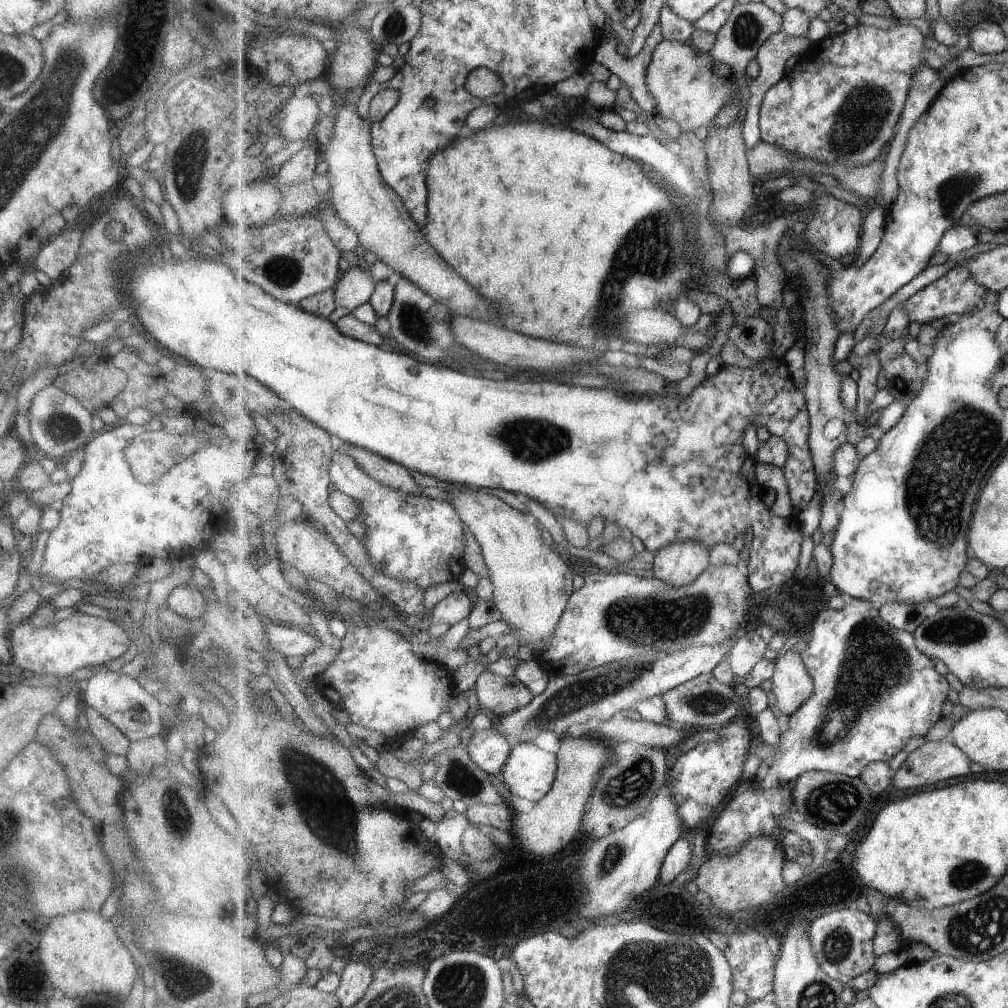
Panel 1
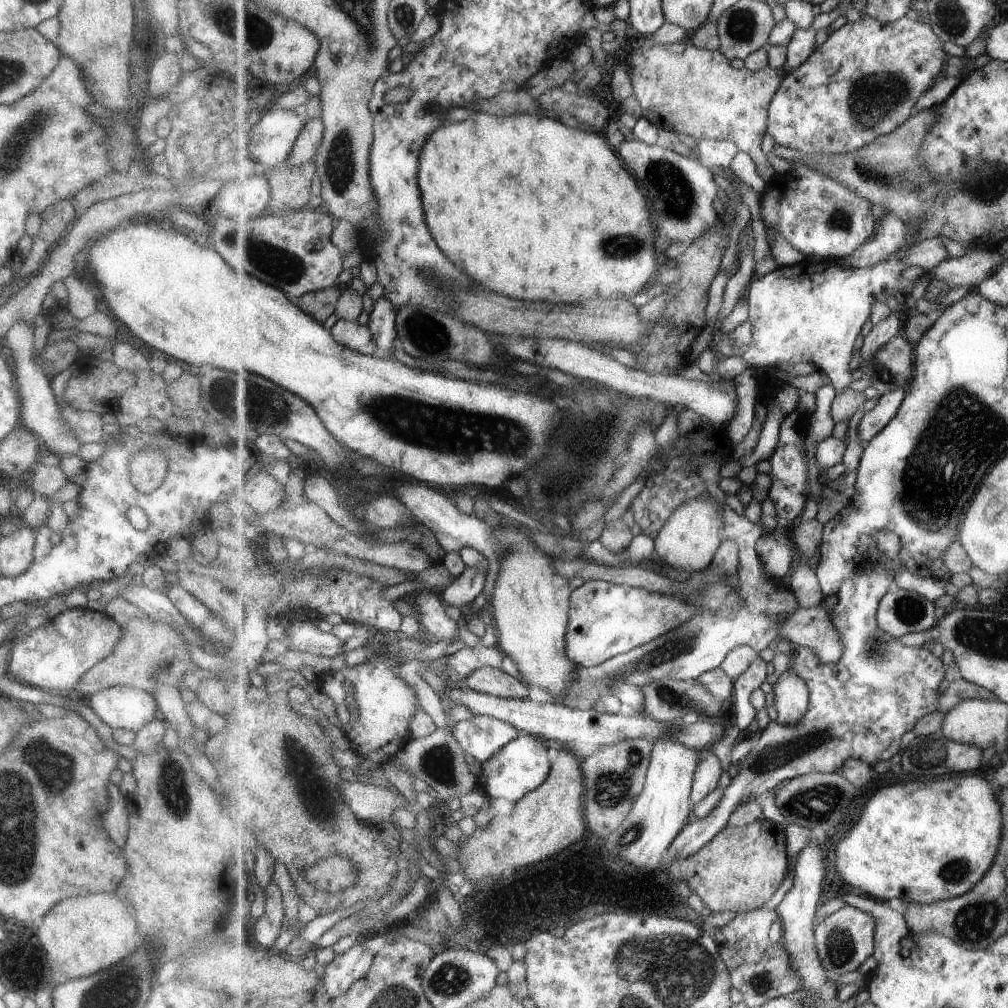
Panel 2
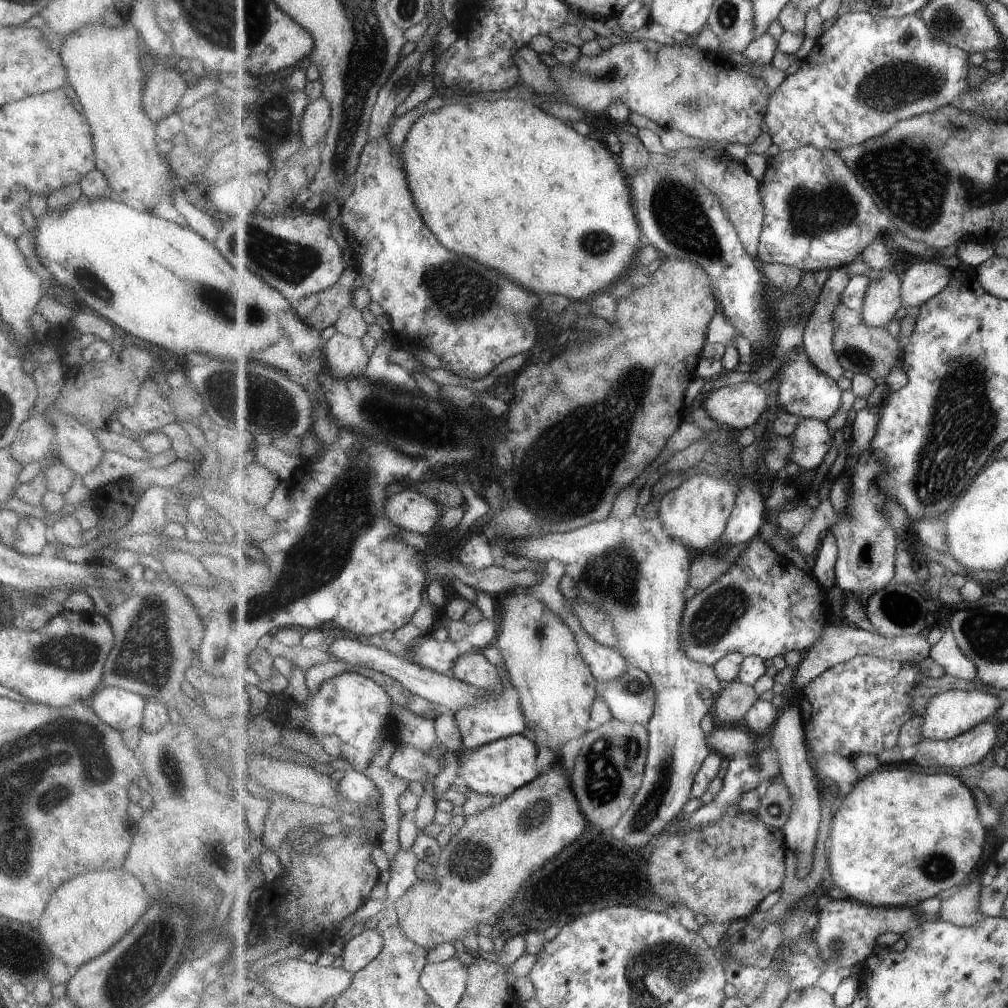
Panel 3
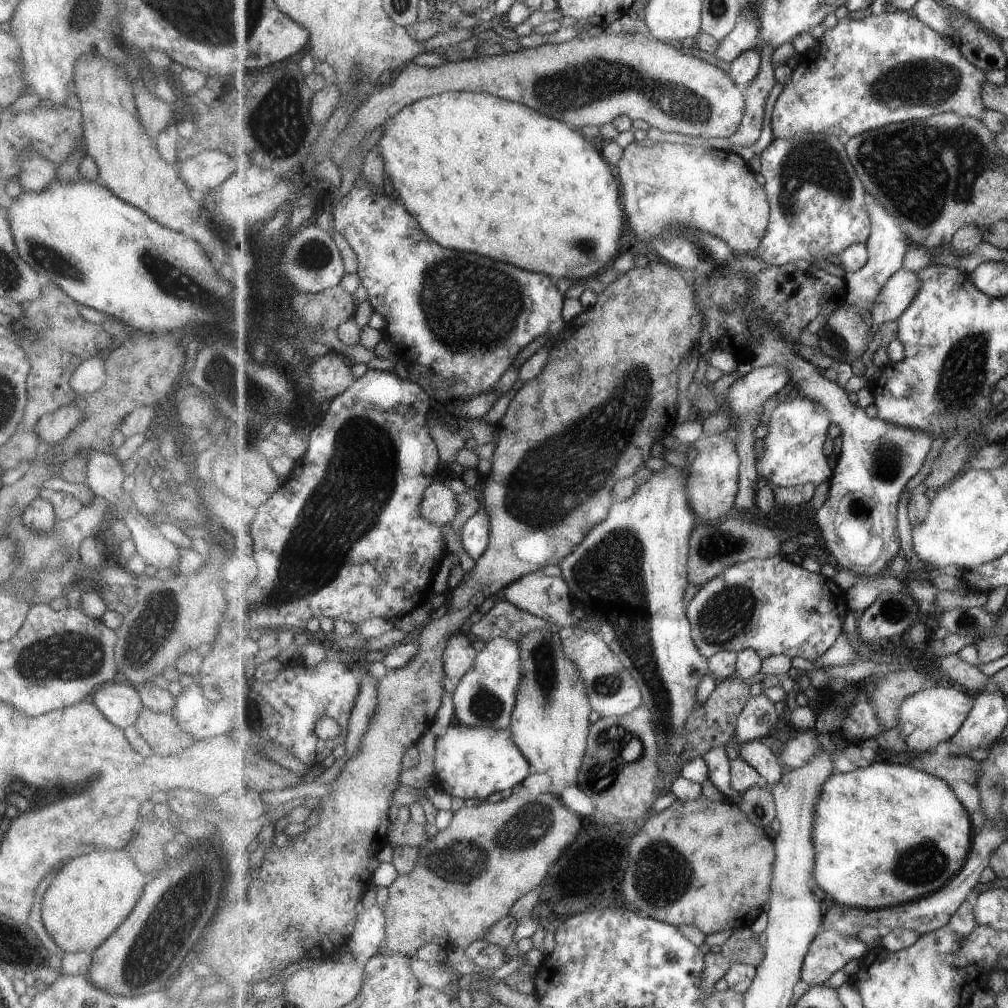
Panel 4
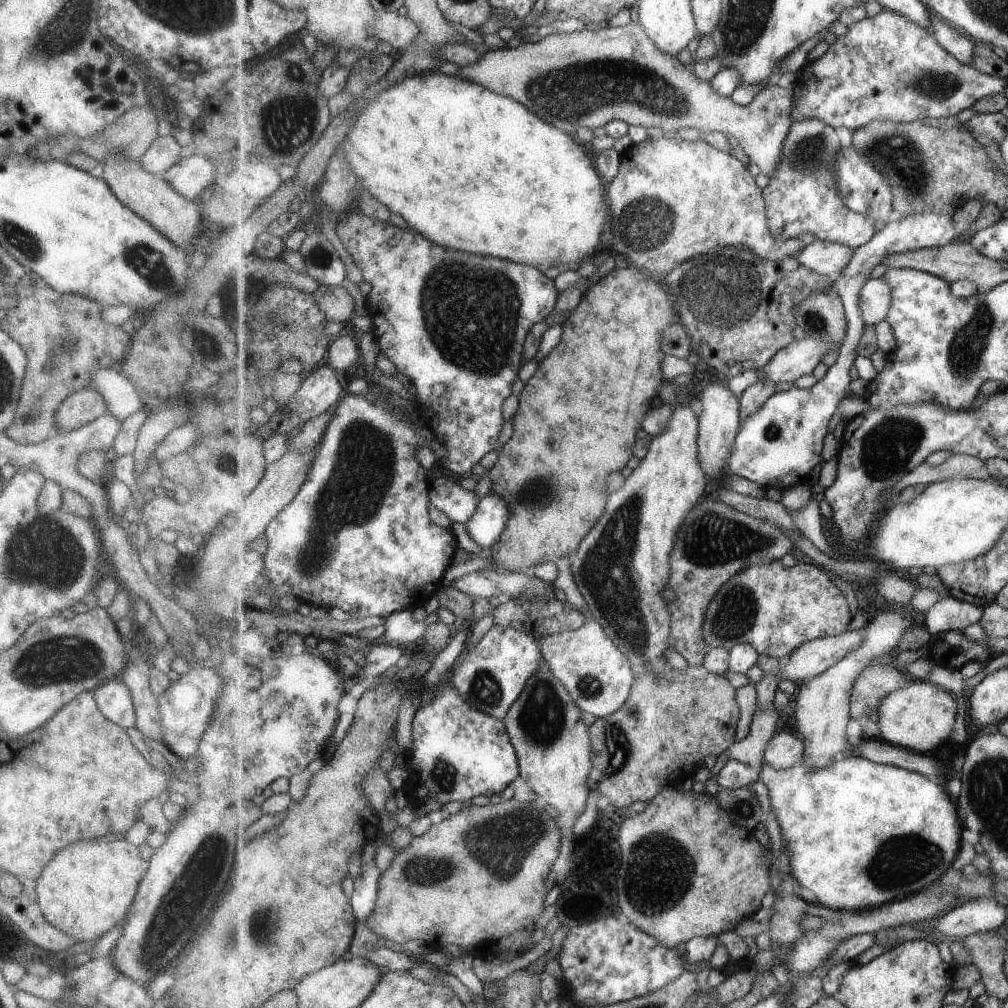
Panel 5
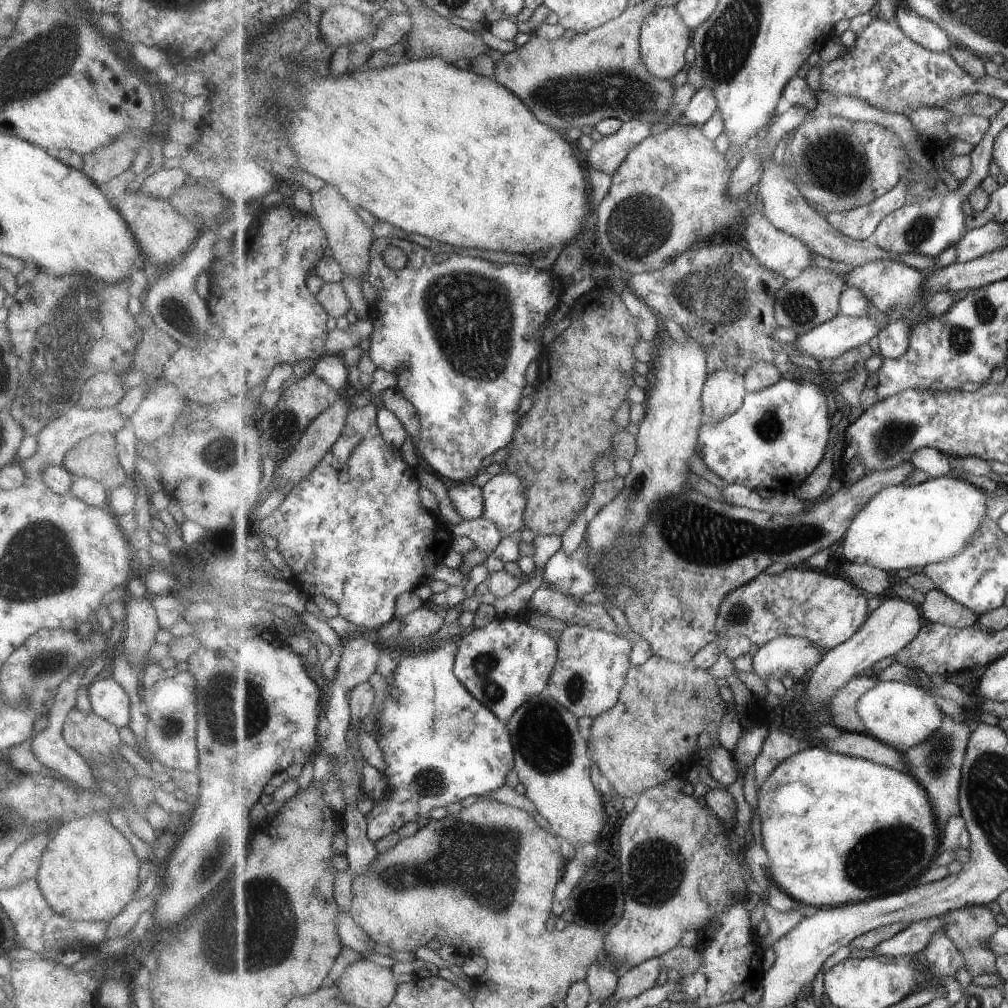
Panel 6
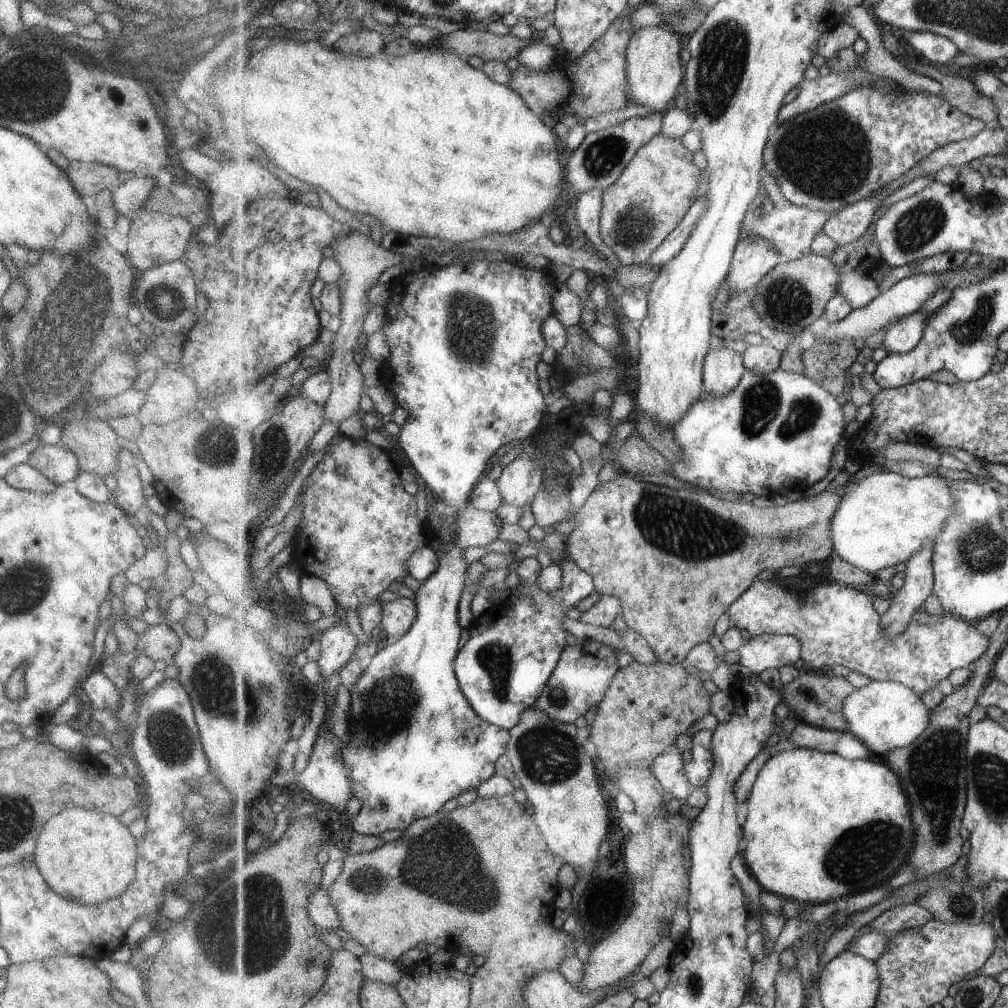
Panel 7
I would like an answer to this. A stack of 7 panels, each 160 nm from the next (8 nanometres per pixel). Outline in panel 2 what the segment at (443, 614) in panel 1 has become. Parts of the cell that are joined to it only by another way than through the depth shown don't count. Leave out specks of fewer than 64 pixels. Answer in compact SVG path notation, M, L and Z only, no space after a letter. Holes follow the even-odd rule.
M467 567L457 579L440 592L440 598L447 606L465 608L475 602L475 598L483 592L487 576L485 572Z

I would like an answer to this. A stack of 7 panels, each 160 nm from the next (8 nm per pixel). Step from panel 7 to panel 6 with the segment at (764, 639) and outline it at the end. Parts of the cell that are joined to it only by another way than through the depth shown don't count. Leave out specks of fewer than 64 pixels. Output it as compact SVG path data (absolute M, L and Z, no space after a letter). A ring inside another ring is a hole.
M777 635L753 656L753 672L765 682L789 676L794 681L808 679L826 652L805 637Z

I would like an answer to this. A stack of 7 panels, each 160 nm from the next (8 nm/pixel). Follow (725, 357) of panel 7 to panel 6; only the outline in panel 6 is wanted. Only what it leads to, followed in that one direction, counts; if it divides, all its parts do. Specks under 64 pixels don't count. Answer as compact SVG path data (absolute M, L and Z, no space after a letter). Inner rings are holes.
M722 370L710 374L702 394L704 414L702 420L723 419L737 412L743 406L746 394L746 380L735 371Z

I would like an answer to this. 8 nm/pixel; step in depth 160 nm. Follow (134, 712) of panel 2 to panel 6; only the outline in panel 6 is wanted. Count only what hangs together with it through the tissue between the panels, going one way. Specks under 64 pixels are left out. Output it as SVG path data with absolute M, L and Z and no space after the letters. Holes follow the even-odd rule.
M101 675L87 687L87 698L92 713L117 728L129 722L129 697L111 677Z

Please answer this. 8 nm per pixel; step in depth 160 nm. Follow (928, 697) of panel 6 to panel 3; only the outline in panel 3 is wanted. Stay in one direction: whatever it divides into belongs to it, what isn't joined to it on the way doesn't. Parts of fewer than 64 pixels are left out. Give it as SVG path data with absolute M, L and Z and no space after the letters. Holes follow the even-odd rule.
M983 684L972 691L952 690L938 694L930 700L926 713L923 715L922 738L940 741L956 739L971 731L978 724L989 721L1001 710L1001 706L1003 706L1002 698L987 690Z

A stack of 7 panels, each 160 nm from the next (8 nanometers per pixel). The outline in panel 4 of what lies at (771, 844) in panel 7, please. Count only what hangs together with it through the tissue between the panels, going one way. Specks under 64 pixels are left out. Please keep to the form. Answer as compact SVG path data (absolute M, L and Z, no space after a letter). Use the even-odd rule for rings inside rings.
M759 740L743 743L739 747L739 755L756 767L770 786L778 783L781 777L784 776L781 764L779 764L779 758L773 754L773 750L769 746L765 746ZM870 762L865 768L855 769L850 773L838 772L830 776L823 785L819 806L817 806L813 831L813 842L816 846L814 879L817 885L827 894L827 903L833 902L837 905L870 911L891 908L930 895L943 888L957 873L960 873L968 861L974 843L974 827L971 824L970 816L971 812L967 812L967 808L961 804L961 800L957 798L957 794L953 792L953 788L945 779L917 767L895 764L895 762Z

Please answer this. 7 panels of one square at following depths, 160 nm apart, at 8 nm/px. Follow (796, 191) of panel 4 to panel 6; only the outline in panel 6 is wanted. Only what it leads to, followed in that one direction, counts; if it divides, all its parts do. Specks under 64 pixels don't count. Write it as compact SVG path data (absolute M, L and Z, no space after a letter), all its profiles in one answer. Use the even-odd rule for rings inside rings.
M902 181L893 190L874 200L869 206L845 212L827 213L829 222L845 236L867 241L876 233L877 227L897 209L908 202L907 182Z

